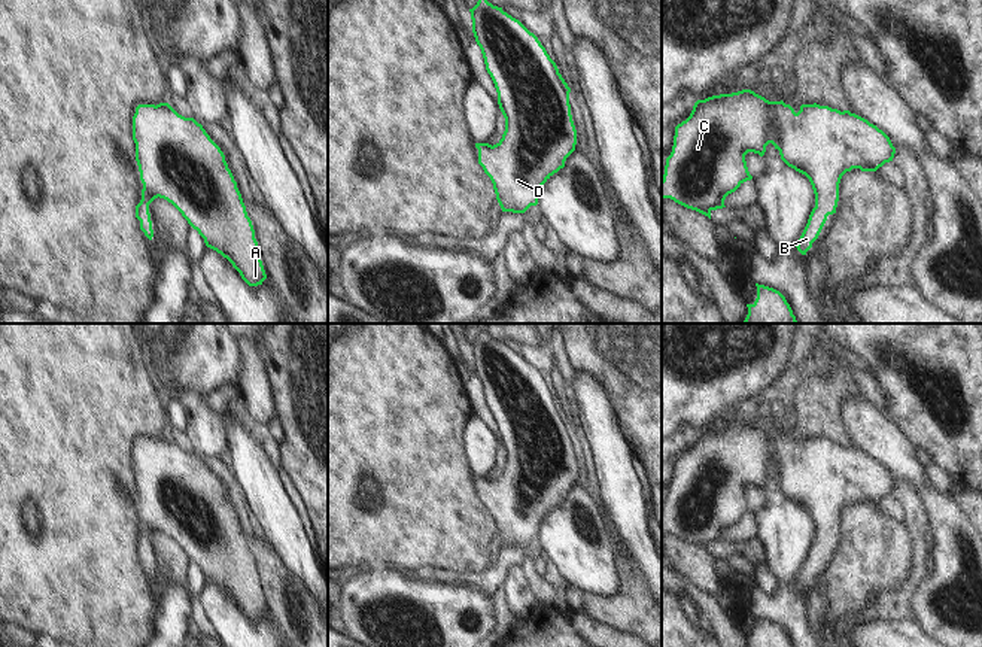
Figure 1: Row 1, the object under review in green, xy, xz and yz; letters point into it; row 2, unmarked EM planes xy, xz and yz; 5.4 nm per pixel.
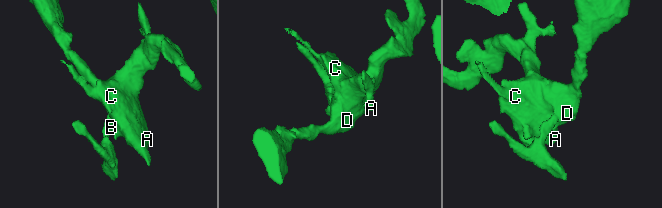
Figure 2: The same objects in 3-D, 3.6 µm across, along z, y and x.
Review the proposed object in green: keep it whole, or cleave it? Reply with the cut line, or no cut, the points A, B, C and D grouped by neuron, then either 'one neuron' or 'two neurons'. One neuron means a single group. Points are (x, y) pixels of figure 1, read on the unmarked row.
cut none; groups A B C D; one neuron

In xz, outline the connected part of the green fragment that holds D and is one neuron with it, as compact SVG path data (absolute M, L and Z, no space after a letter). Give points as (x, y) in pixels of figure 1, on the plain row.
M483 324L475 325L480 332L469 343L472 367L505 452L505 465L496 479L475 477L478 498L490 511L502 546L525 547L538 538L542 519L565 501L566 492L575 485L577 464L571 449L571 422L538 371L502 341L489 337Z

